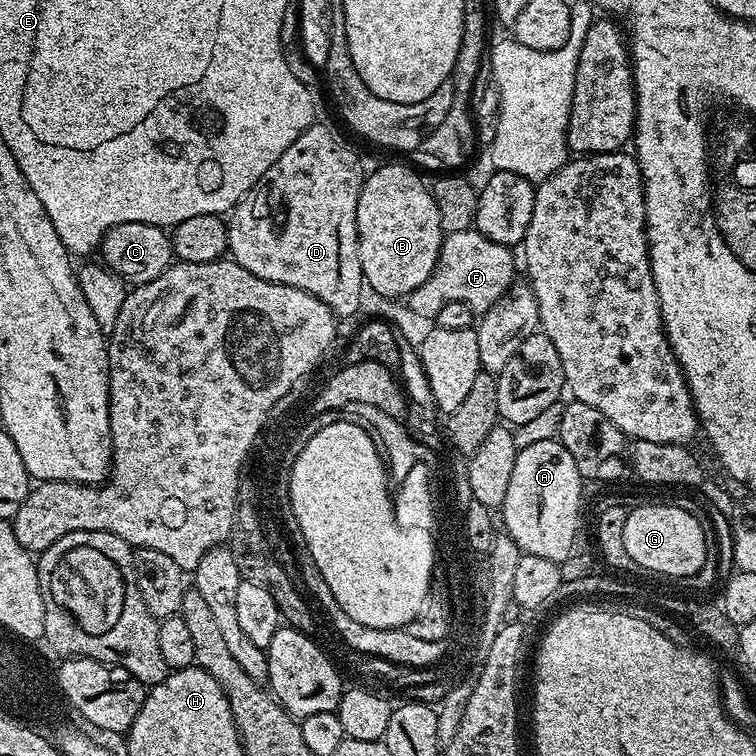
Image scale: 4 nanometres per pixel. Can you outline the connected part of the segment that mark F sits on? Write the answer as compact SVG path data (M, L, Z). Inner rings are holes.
M475 227L447 233L430 278L413 290L406 304L412 307L414 315L428 318L435 318L442 306L452 302L465 303L476 314L483 314L508 295L509 288L517 279L518 260L512 257L512 252L509 245L486 238Z

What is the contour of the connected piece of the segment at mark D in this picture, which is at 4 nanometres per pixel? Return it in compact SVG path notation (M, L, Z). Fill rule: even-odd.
M320 123L311 124L285 150L282 158L266 170L255 188L232 209L227 221L227 251L231 259L250 270L250 274L266 282L306 290L317 296L337 317L344 318L359 310L360 295L366 292L356 233L356 211L366 168L360 165L359 154L346 141L339 140Z

